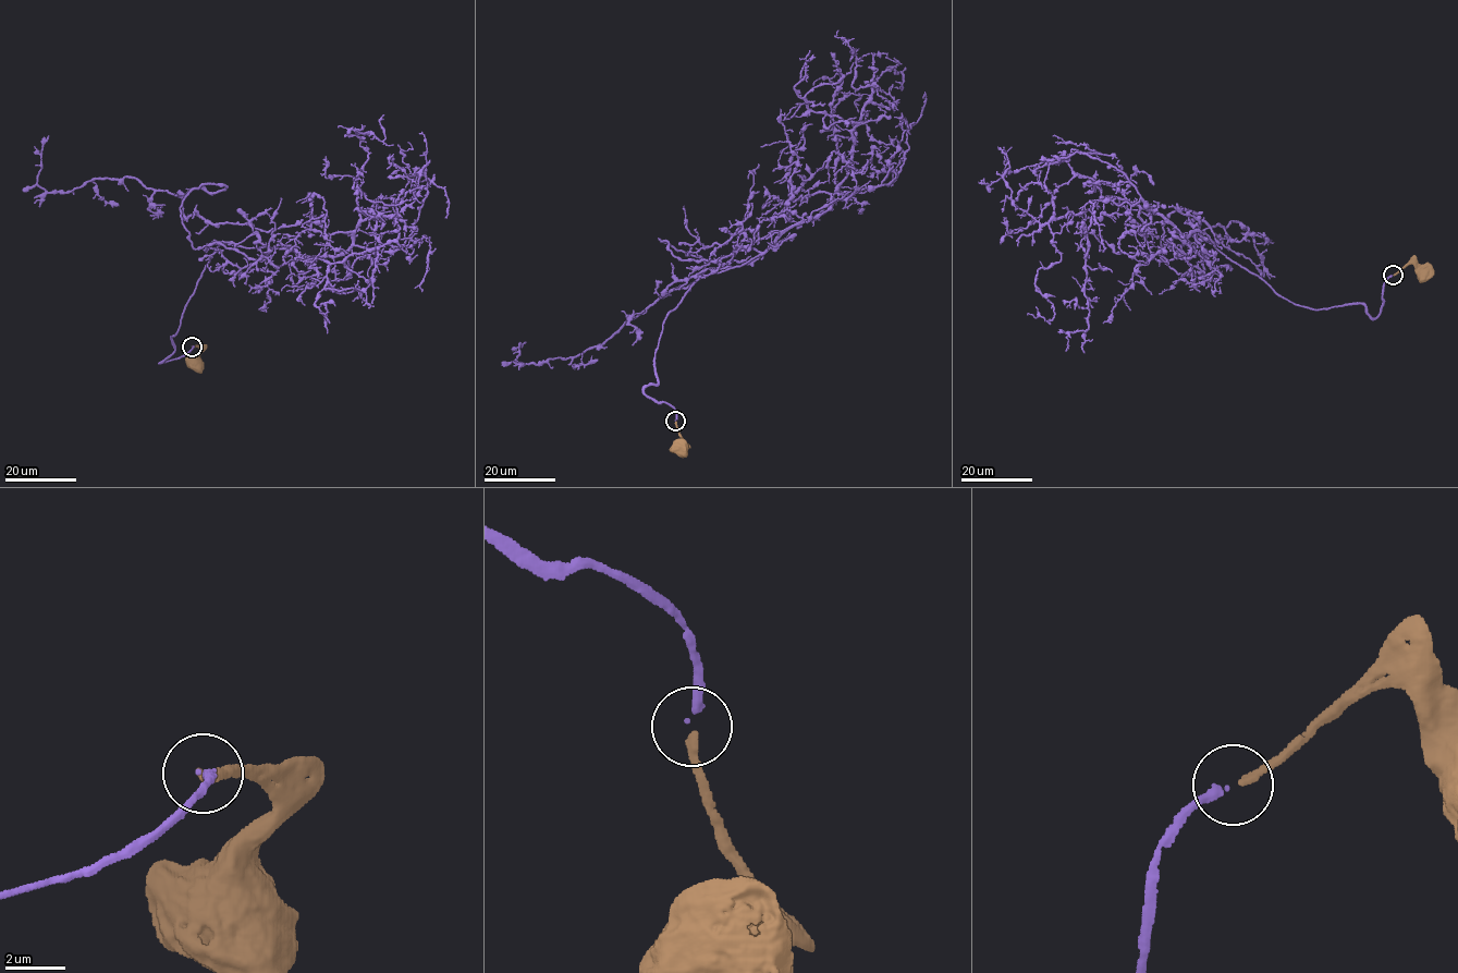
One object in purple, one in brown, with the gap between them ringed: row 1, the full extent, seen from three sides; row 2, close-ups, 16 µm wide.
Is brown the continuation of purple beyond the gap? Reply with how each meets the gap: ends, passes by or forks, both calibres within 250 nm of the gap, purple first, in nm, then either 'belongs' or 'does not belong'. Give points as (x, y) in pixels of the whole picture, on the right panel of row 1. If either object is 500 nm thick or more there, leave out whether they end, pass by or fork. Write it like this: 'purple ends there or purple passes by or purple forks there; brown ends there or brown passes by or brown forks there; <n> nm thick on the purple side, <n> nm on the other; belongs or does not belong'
purple ends there; brown ends there; 240 nm thick on the purple side, 280 nm on the other; belongs

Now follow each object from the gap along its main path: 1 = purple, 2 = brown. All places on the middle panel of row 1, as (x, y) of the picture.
1: (675, 421), (644, 391), (663, 321), (762, 253), (659, 239), (703, 271), (579, 354), (526, 342)
2: (676, 422), (684, 447), (678, 449)

